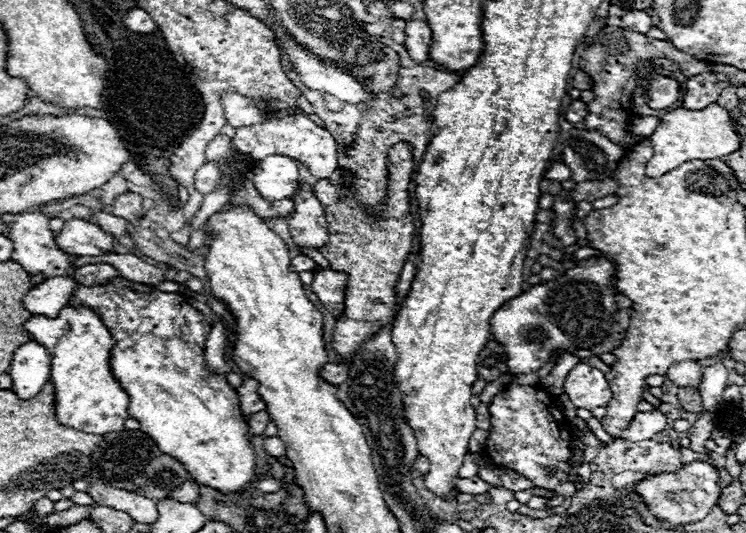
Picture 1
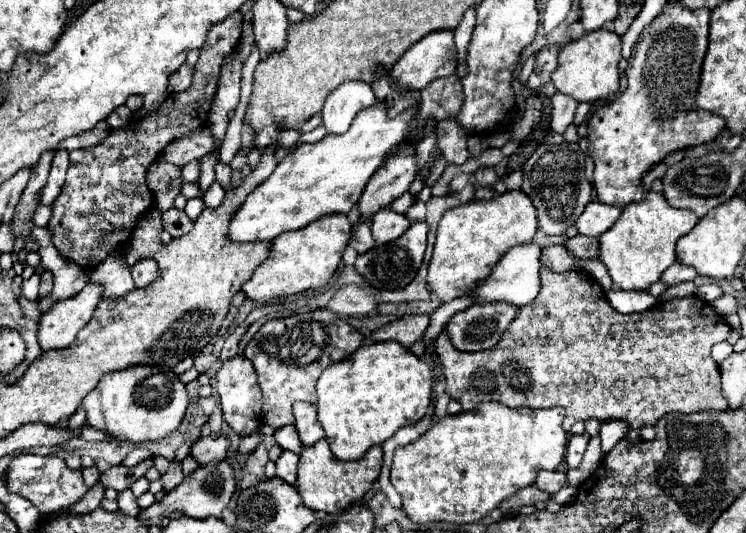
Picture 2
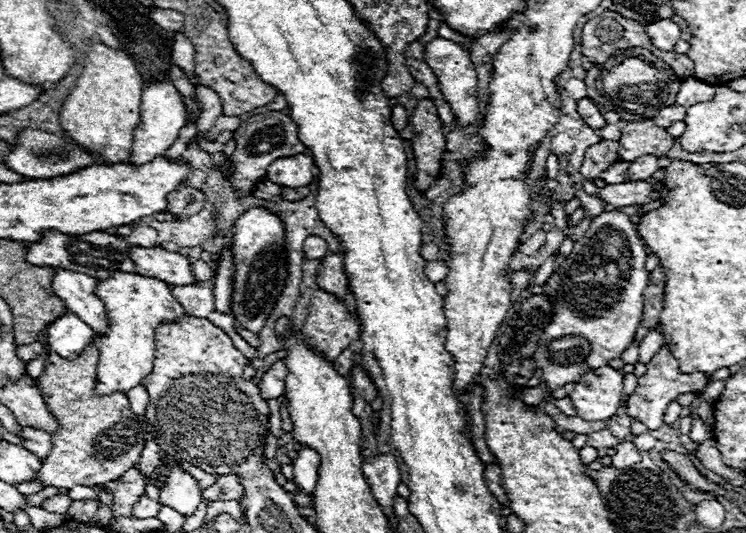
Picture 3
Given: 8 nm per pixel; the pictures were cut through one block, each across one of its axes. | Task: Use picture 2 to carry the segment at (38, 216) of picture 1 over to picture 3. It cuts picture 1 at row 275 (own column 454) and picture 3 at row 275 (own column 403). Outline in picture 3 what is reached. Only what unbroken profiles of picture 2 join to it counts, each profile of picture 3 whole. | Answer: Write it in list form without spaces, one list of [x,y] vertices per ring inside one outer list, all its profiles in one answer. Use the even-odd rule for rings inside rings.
[[[56,270],[52,280],[52,290],[60,296],[66,308],[80,316],[96,334],[108,332],[108,316],[104,310],[104,302],[96,296],[98,280],[72,270]]]

